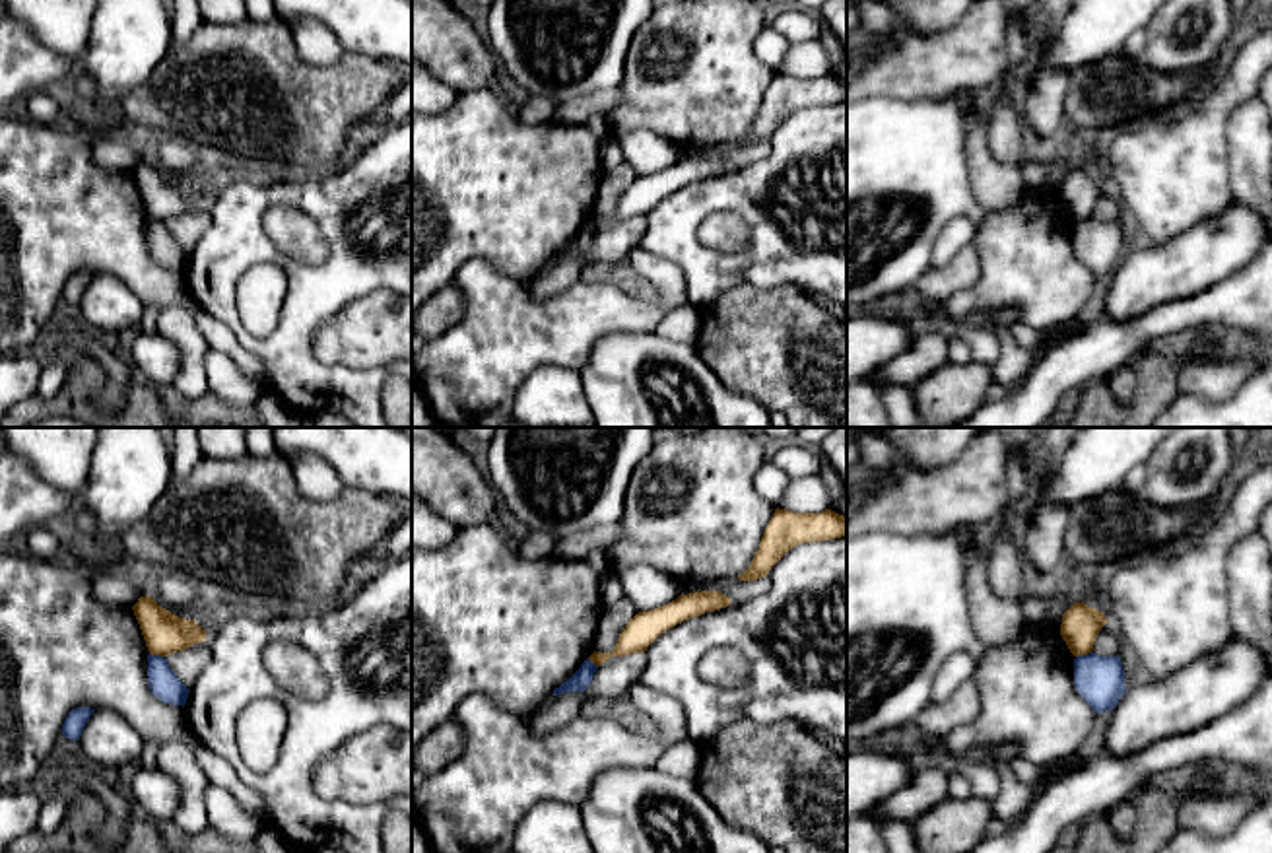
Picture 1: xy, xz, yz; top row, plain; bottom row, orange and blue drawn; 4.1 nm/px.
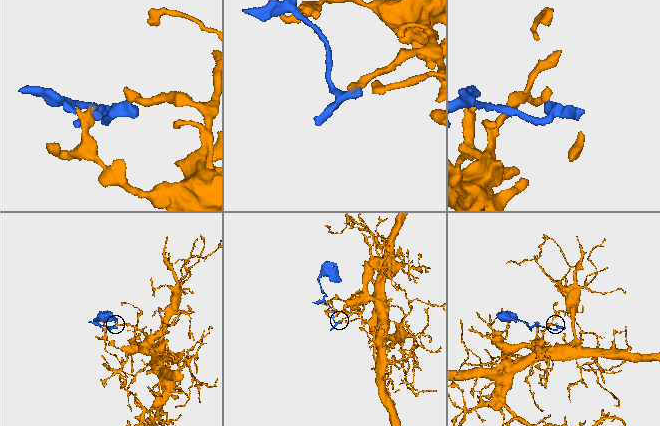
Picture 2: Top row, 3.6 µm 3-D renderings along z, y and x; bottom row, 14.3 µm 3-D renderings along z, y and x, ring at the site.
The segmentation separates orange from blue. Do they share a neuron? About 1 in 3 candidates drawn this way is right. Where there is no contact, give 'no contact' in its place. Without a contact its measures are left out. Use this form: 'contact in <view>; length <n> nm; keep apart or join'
contact in xy; length 70 nm; keep apart

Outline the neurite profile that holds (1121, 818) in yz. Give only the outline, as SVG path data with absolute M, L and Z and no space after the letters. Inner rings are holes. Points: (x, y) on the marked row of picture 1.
M1128 799L1128 801L1121 802L1119 806L1115 806L1105 818L1107 818L1113 834L1119 839L1130 839L1130 836L1134 834L1134 828L1136 828L1138 810L1136 810L1136 804L1132 802L1132 799Z

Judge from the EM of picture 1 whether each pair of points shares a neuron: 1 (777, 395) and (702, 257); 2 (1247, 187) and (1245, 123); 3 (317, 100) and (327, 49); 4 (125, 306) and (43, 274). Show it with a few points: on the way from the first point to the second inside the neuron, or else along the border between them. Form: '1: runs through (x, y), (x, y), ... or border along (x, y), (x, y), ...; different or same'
1: border along (768, 288), (752, 284), (731, 286), (700, 309); different
2: runs through (1247, 171), (1247, 138); same
3: border along (290, 34), (305, 63), (336, 65), (346, 55); different
4: border along (96, 272), (117, 276), (136, 296); different

